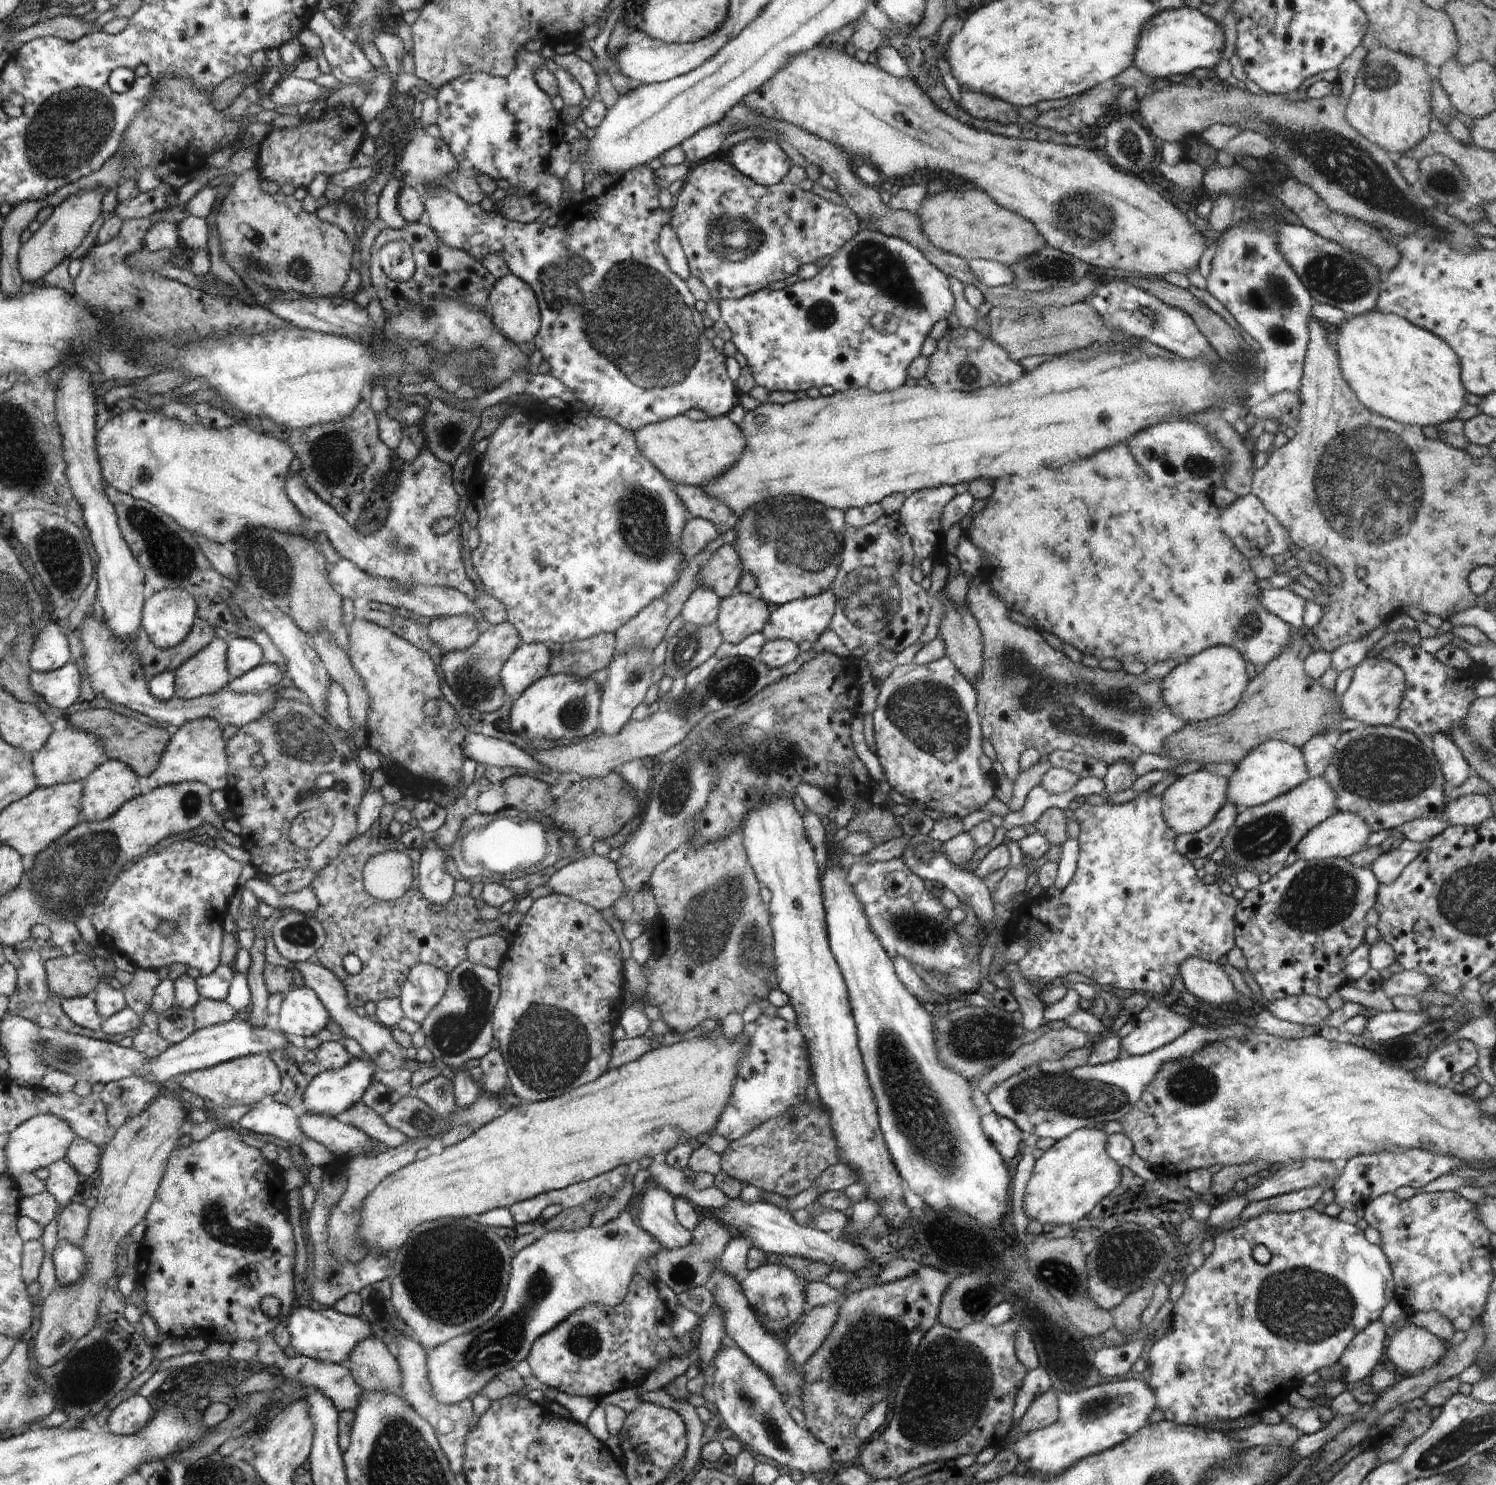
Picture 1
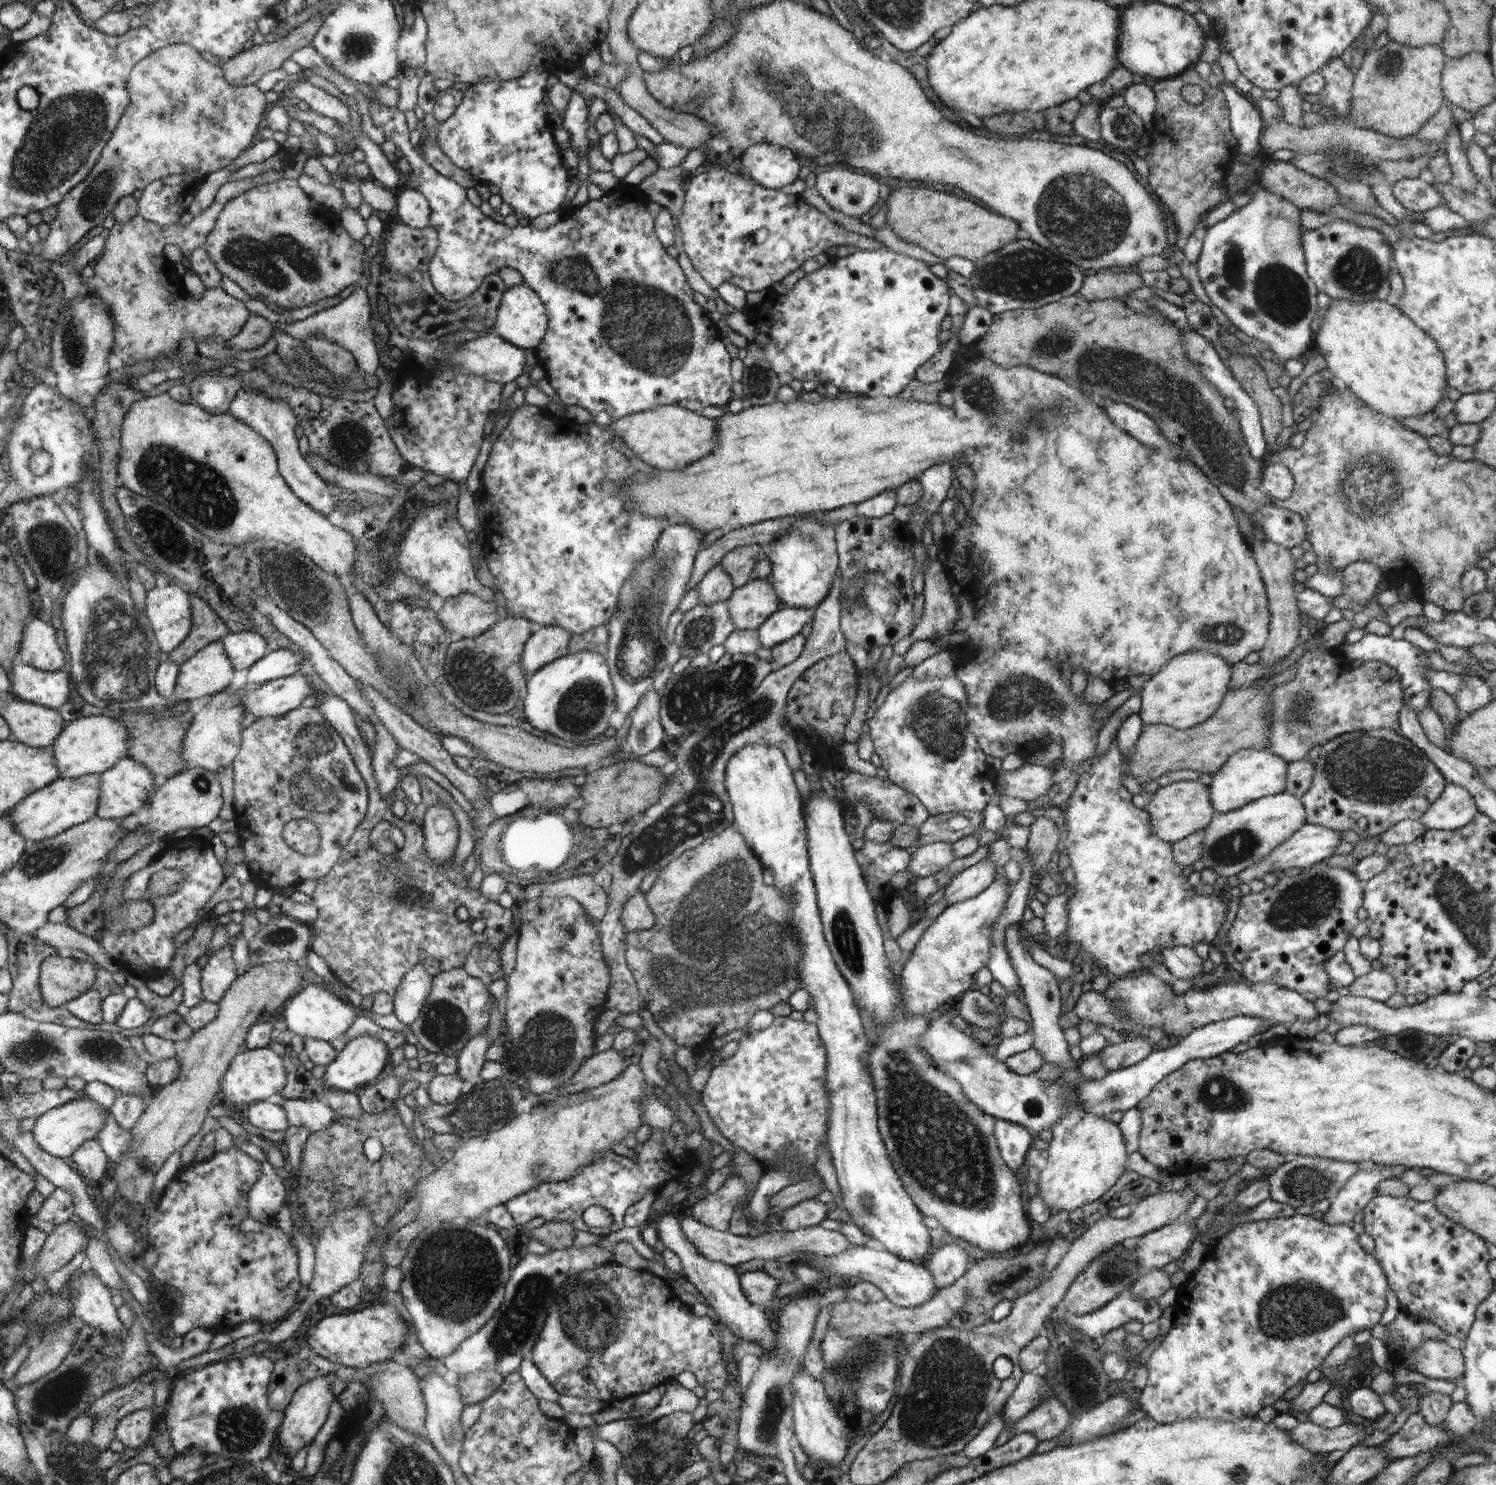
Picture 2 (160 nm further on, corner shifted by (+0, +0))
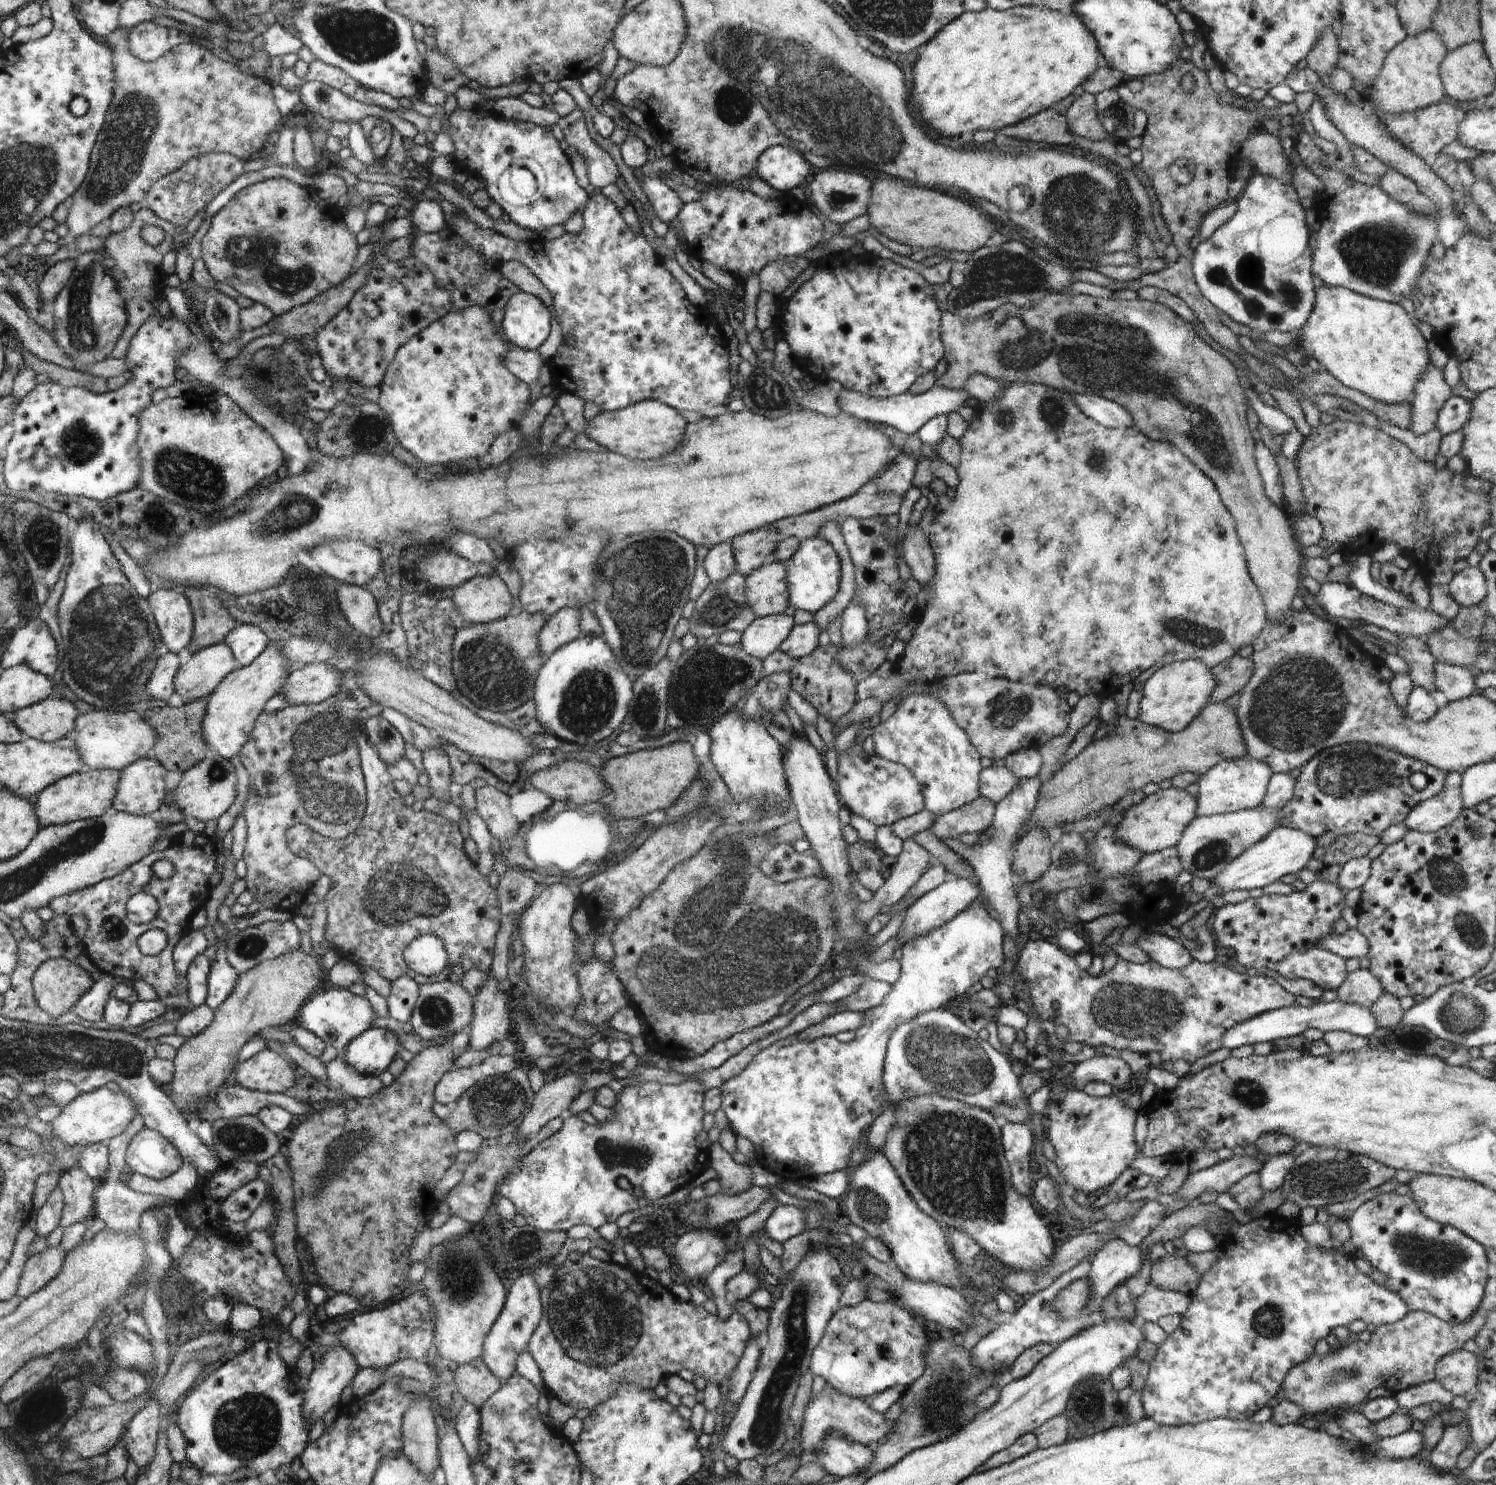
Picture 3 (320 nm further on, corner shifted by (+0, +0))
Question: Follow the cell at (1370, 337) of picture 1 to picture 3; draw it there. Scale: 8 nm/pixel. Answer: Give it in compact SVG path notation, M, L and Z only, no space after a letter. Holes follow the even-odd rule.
M1327 284L1315 287L1313 309L1302 329L1298 344L1309 357L1322 365L1322 370L1337 378L1344 386L1388 404L1409 402L1416 379L1428 365L1432 365L1426 347L1427 340L1418 330L1417 322L1400 304L1365 297L1346 287Z

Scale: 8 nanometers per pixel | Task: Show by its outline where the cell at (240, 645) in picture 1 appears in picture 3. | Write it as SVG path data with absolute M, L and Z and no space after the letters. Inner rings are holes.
M253 624L239 625L224 642L234 653L238 667L249 665L270 644L267 634Z

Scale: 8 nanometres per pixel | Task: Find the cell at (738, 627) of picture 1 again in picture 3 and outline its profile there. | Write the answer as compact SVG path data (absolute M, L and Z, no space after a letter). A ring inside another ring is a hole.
M768 560L746 577L745 585L748 602L757 617L787 614L792 609L788 568L784 562Z

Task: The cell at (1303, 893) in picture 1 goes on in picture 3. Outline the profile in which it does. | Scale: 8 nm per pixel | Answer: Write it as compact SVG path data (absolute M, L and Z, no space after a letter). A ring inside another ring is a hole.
M1318 880L1308 885L1305 890L1296 889L1289 895L1262 895L1248 898L1243 902L1229 904L1217 909L1212 928L1220 945L1232 948L1236 960L1242 966L1256 968L1260 975L1273 978L1286 992L1297 996L1307 996L1318 1000L1323 990L1308 979L1289 979L1277 971L1277 964L1288 954L1297 950L1317 946L1317 942L1330 931L1333 924L1341 917L1345 906L1345 892L1332 882Z

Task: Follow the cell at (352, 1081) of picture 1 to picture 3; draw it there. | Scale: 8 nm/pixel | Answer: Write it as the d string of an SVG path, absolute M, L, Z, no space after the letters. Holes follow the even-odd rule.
M369 1028L356 1039L351 1040L350 1044L344 1052L340 1052L347 1060L350 1066L353 1066L355 1071L368 1076L380 1076L386 1071L388 1065L401 1052L401 1047L398 1045L398 1039L389 1029Z

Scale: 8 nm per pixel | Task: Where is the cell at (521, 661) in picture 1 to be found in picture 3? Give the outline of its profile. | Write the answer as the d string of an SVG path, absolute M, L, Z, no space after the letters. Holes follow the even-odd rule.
M564 607L547 619L547 624L539 635L539 647L544 659L562 645L581 637L580 618L578 609Z

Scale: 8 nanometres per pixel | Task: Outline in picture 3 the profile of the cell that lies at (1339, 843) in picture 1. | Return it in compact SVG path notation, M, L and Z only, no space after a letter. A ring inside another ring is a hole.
M1277 826L1256 844L1232 859L1227 867L1223 868L1223 871L1220 871L1213 878L1213 882L1222 890L1222 893L1240 888L1242 890L1264 888L1273 882L1279 881L1286 874L1299 873L1308 864L1316 846L1315 840L1309 834L1298 829Z

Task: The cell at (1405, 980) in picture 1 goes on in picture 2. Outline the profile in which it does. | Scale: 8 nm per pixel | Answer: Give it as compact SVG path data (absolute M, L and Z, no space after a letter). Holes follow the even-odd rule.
M1372 969L1349 984L1349 994L1383 1003L1396 993L1395 980L1386 971Z

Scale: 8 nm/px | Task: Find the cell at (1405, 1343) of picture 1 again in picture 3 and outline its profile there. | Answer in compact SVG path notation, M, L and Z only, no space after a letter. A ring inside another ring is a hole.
M1462 1348L1436 1363L1435 1379L1454 1396L1469 1398L1477 1386L1478 1366L1477 1356Z

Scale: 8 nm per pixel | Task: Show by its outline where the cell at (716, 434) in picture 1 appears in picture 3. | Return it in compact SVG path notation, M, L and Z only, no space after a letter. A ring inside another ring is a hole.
M646 399L613 411L600 411L586 421L585 434L596 440L607 451L624 455L629 459L657 459L671 453L683 442L689 419L671 405L659 400Z

